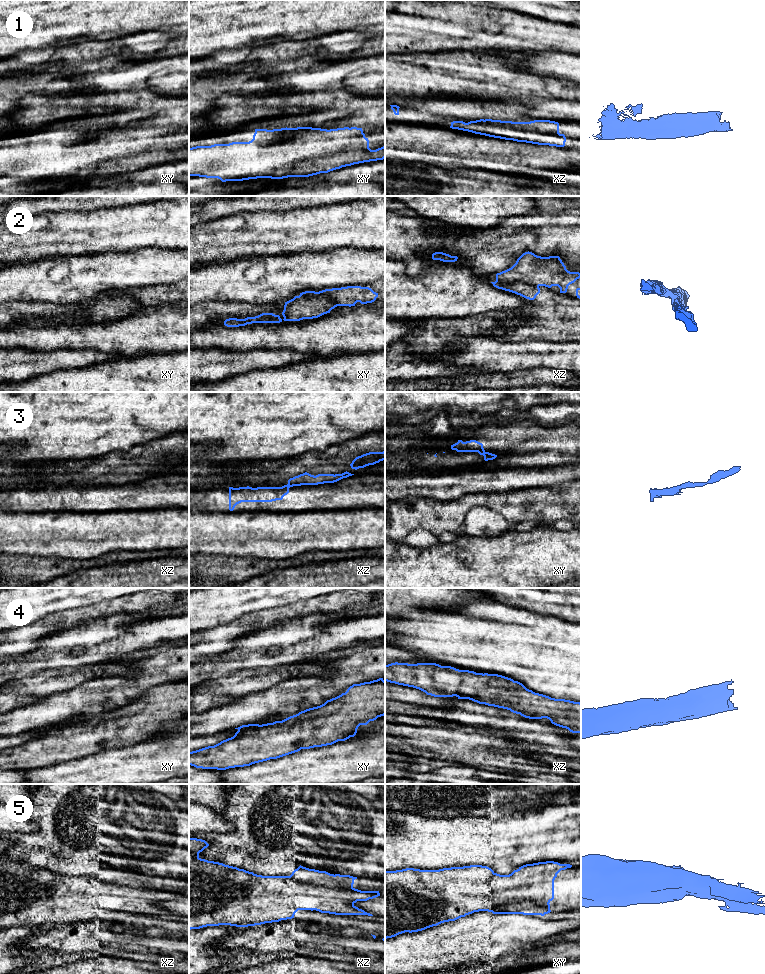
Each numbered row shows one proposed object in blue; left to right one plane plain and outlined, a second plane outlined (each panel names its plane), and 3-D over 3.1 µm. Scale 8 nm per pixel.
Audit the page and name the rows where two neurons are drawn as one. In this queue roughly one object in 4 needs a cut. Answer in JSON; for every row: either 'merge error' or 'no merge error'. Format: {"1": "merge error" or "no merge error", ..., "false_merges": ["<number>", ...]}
{"1": "no merge error", "2": "merge error", "3": "merge error", "4": "no merge error", "5": "no merge error", "false_merges": ["2", "3"]}

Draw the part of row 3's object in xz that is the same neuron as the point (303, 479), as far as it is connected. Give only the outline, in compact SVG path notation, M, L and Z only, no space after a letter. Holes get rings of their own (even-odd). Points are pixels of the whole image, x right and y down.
M347 471L342 474L335 474L335 475L334 474L318 474L316 476L305 472L293 478L290 478L288 480L288 485L289 487L293 487L293 486L301 486L301 485L318 485L318 484L324 484L324 483L334 483L352 475L354 474L351 474Z

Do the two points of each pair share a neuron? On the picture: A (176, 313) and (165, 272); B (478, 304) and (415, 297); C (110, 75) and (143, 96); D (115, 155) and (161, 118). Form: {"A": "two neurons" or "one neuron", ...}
{"A": "two neurons", "B": "one neuron", "C": "two neurons", "D": "two neurons"}

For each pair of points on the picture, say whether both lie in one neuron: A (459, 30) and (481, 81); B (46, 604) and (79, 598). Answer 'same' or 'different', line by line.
A: different
B: same

